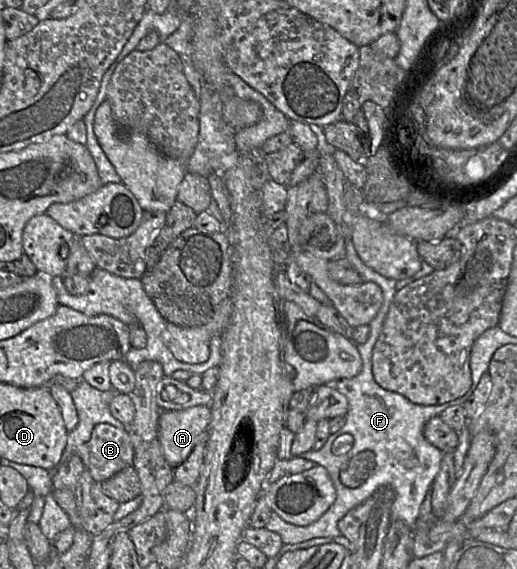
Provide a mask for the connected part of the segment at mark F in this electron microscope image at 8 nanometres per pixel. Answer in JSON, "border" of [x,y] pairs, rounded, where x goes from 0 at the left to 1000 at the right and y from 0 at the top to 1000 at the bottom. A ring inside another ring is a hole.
{"border":[[[669,424],[667,452],[702,494],[725,497],[737,506],[741,527],[727,555],[714,568],[712,596],[691,606],[700,631],[696,652],[681,664],[646,668],[631,675],[665,692],[673,701],[675,715],[667,729],[667,747],[640,763],[621,787],[603,787],[578,800],[632,824],[650,859],[650,877],[611,916],[594,924],[563,921],[526,900],[513,928],[538,937],[549,958],[580,954],[603,946],[658,942],[656,916],[735,856],[750,856],[760,865],[754,893],[756,914],[778,916],[797,930],[838,845],[851,828],[859,801],[859,796],[826,775],[818,752],[830,736],[849,729],[876,710],[870,712],[868,707],[851,712],[797,708],[779,694],[739,682],[721,663],[720,617],[766,515],[766,492],[750,490],[706,466],[679,424]],[[667,761],[683,766],[683,784],[673,794],[650,800],[642,793],[644,779]]]}

